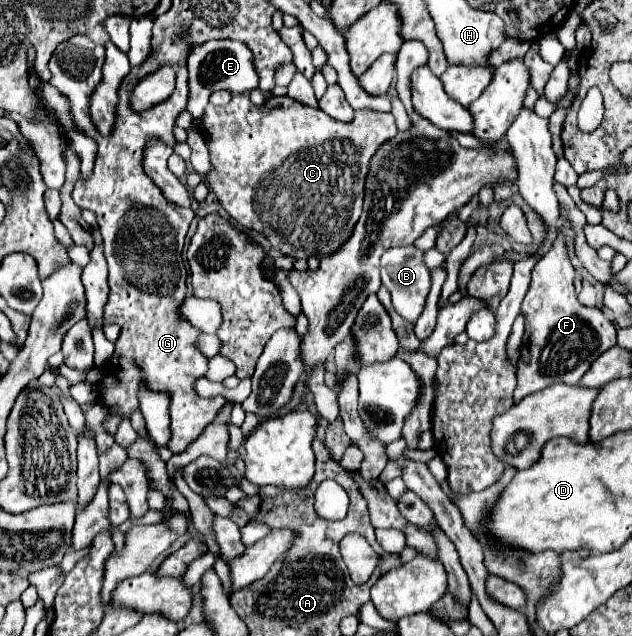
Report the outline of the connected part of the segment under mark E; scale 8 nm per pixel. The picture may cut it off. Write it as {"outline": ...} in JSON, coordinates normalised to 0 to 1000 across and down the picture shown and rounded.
{"outline":[[[332,63],[320,72],[310,72],[297,88],[297,113],[301,113],[301,160],[297,176],[307,186],[323,179],[329,167],[329,151],[339,142],[364,142],[367,148],[396,148],[408,138],[408,113],[402,107],[399,79],[386,66],[373,63]]]}

